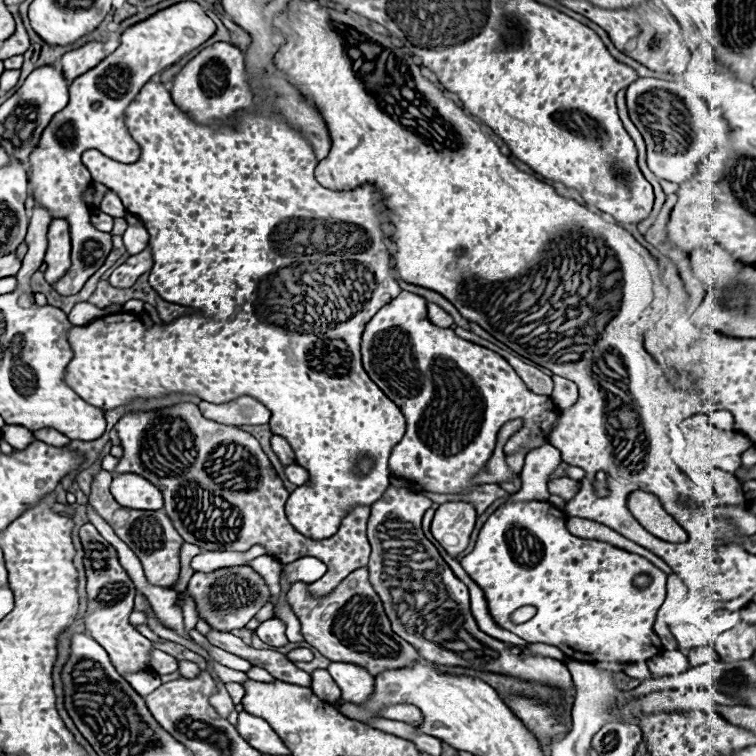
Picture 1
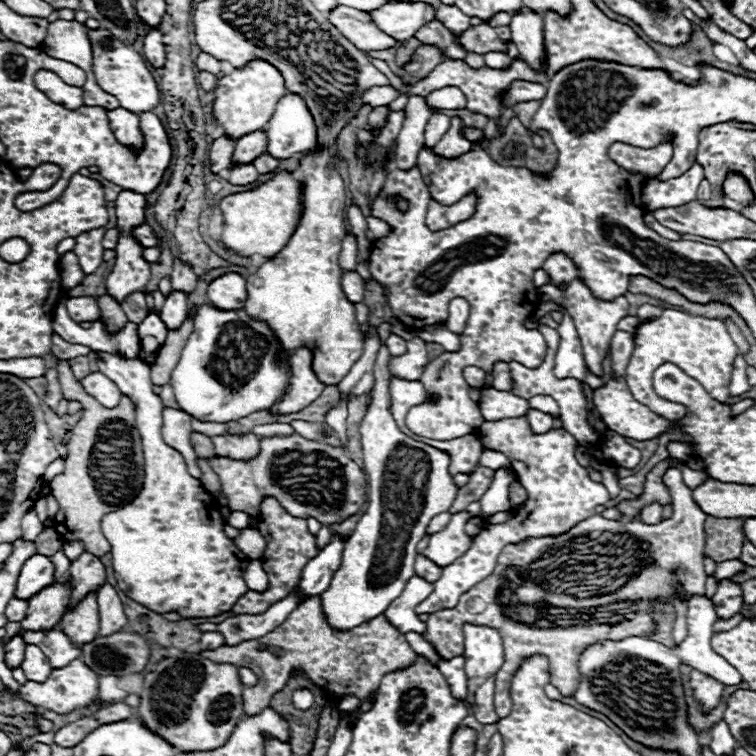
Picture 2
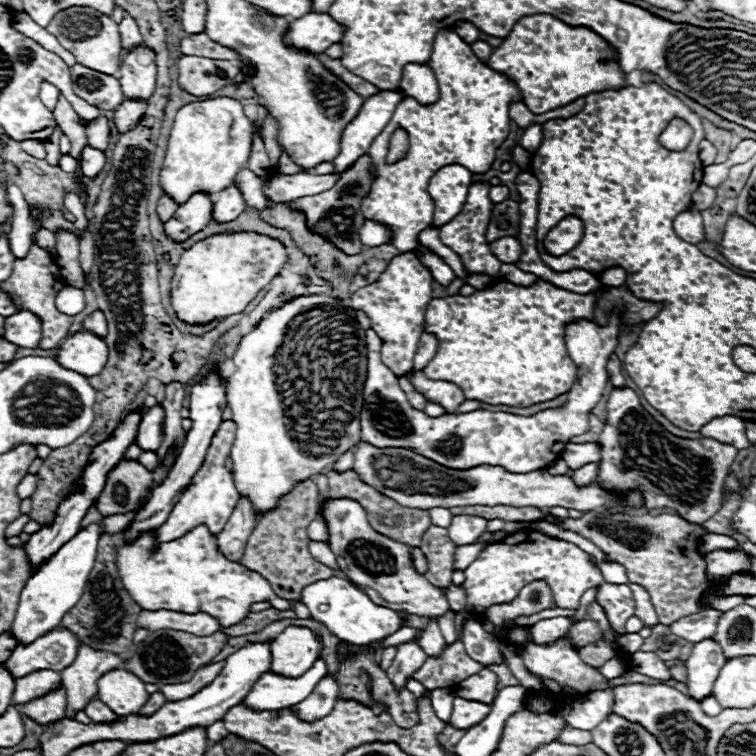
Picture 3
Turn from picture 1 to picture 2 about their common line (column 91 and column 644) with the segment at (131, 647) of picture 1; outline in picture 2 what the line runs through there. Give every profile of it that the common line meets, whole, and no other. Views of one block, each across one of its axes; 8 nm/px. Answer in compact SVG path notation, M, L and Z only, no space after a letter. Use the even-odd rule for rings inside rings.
M670 468L666 474L664 474L664 484L668 486L670 490L670 496L672 496L672 518L664 520L664 522L658 522L658 524L647 525L642 522L622 522L622 520L608 520L608 518L602 518L600 514L596 516L590 516L588 520L580 522L578 526L574 526L572 530L568 530L566 534L562 536L556 536L556 538L528 538L524 542L518 542L518 544L508 544L502 552L500 552L500 558L498 558L498 564L494 568L494 572L482 580L480 584L476 584L472 590L468 590L466 594L460 596L460 602L456 608L450 608L450 610L440 610L440 612L434 612L430 614L430 618L426 620L428 624L428 630L424 634L424 638L436 648L438 656L442 658L454 658L458 654L464 652L464 636L462 636L462 624L464 622L472 622L472 624L482 624L482 626L490 626L490 628L496 628L504 640L504 656L506 656L506 662L502 664L502 668L498 670L496 674L496 694L494 694L494 708L496 708L496 714L498 716L508 716L510 710L512 710L512 698L510 698L510 686L512 686L512 678L516 674L516 670L522 666L524 658L530 658L532 654L544 654L548 658L548 672L550 672L550 684L556 686L562 696L572 696L574 690L578 688L578 682L580 682L580 674L578 674L578 656L580 652L596 642L596 640L620 640L620 638L626 638L626 636L648 636L652 632L652 616L648 614L650 612L650 600L654 600L656 596L662 596L664 600L670 600L672 598L672 584L676 582L676 576L678 580L684 582L684 590L690 594L690 596L696 596L696 594L704 594L704 584L706 584L706 578L708 574L704 572L704 522L706 522L706 514L696 506L694 498L692 498L692 490L684 486L682 482L682 472L680 468Z

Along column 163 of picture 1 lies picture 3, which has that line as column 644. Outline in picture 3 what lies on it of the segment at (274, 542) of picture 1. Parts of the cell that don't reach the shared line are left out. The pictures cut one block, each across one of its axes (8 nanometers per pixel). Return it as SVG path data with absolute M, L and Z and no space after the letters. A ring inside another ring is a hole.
M614 388L608 396L606 404L606 428L598 442L602 444L602 458L600 458L600 472L598 482L606 488L616 490L628 490L638 488L644 492L646 498L646 510L654 508L674 508L678 510L686 520L694 524L704 524L710 516L714 516L722 506L722 488L724 480L728 476L730 464L736 458L736 448L716 442L714 438L700 438L700 440L684 440L676 438L670 432L666 432L640 404L638 394L632 388Z

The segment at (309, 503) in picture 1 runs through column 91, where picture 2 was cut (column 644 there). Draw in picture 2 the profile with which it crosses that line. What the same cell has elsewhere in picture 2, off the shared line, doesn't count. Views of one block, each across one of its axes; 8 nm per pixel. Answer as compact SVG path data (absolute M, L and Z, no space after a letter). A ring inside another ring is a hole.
M616 142L610 146L608 154L614 162L618 162L622 168L626 168L630 172L658 174L672 158L672 146L660 144L656 148L644 150L644 148L634 148L634 146L626 146L626 144ZM666 308L660 318L642 322L636 328L634 352L632 352L632 358L630 358L628 368L626 368L626 384L638 402L646 404L648 408L658 412L660 416L674 420L674 418L684 416L686 410L654 396L654 390L652 390L654 370L664 362L674 362L688 376L696 378L708 390L708 394L712 398L716 398L718 402L726 402L730 396L728 386L730 386L732 364L734 364L736 356L738 356L738 348L732 342L726 326L720 320L698 318L698 316L690 316L686 312L680 312L680 310Z

